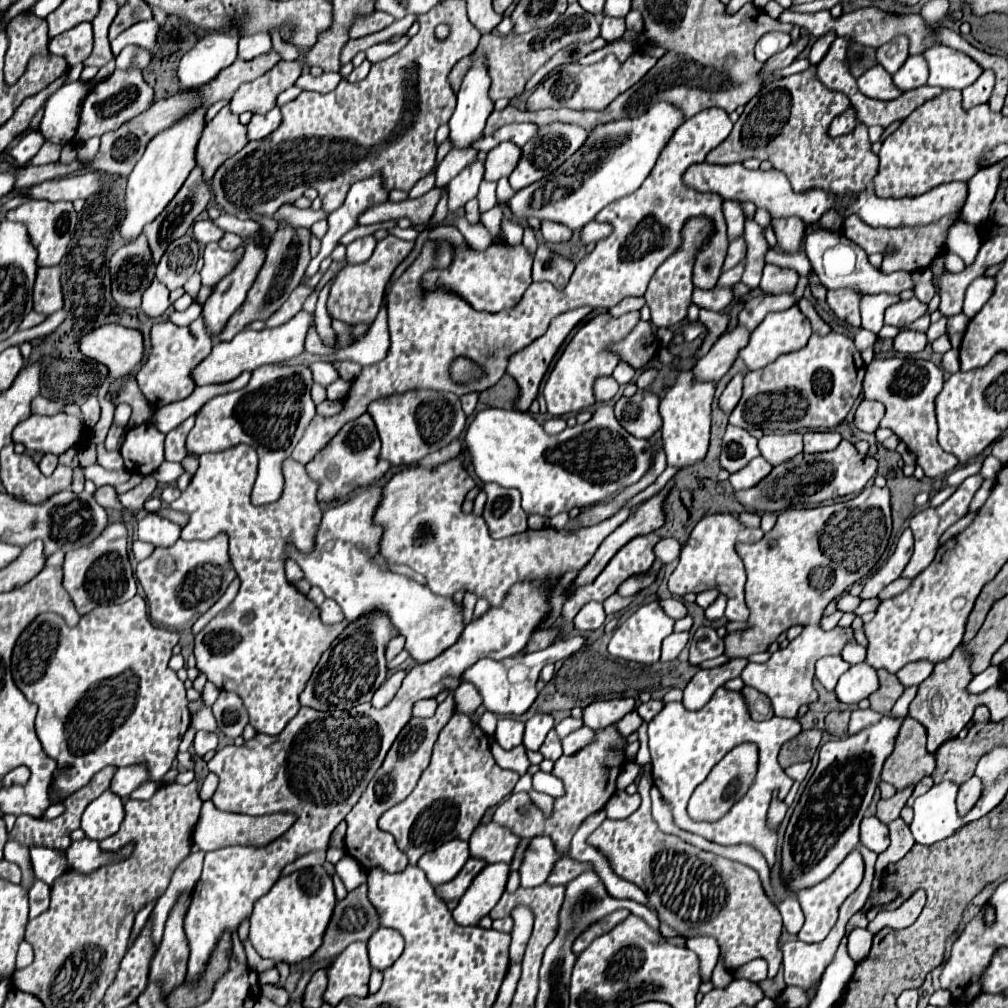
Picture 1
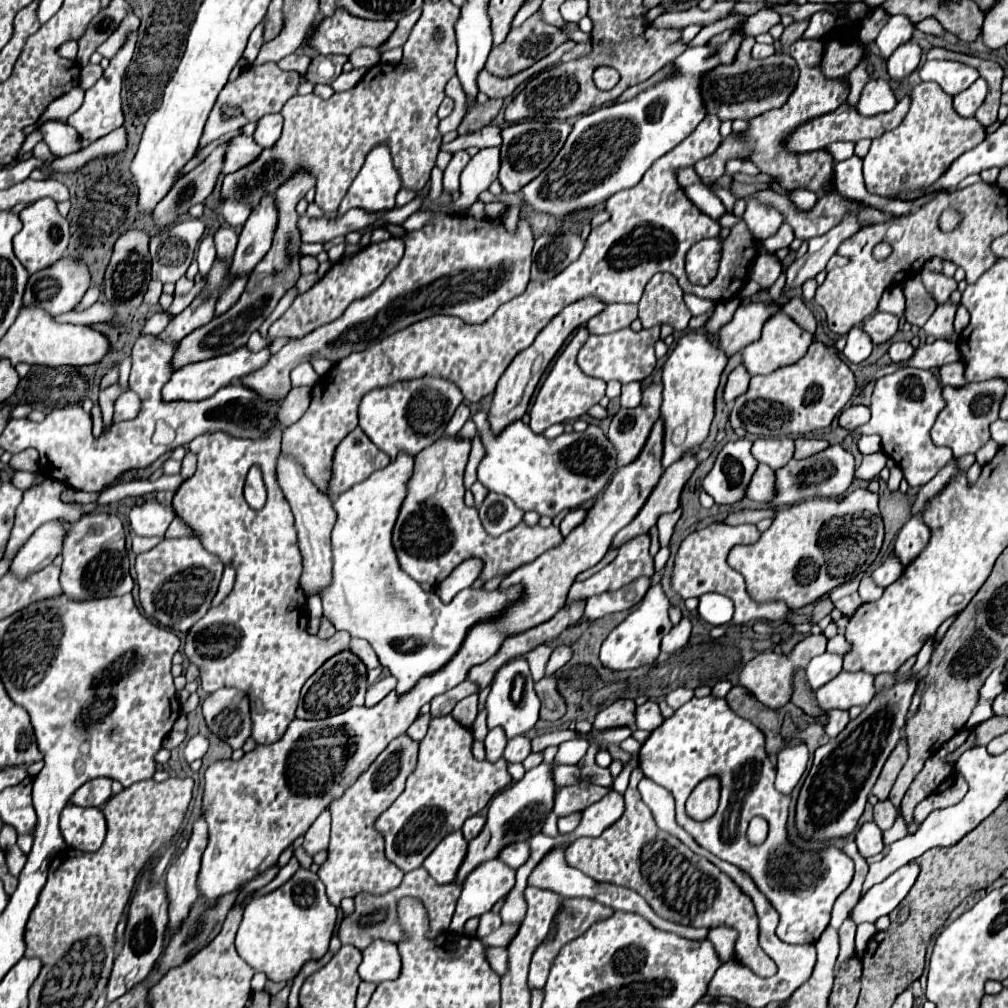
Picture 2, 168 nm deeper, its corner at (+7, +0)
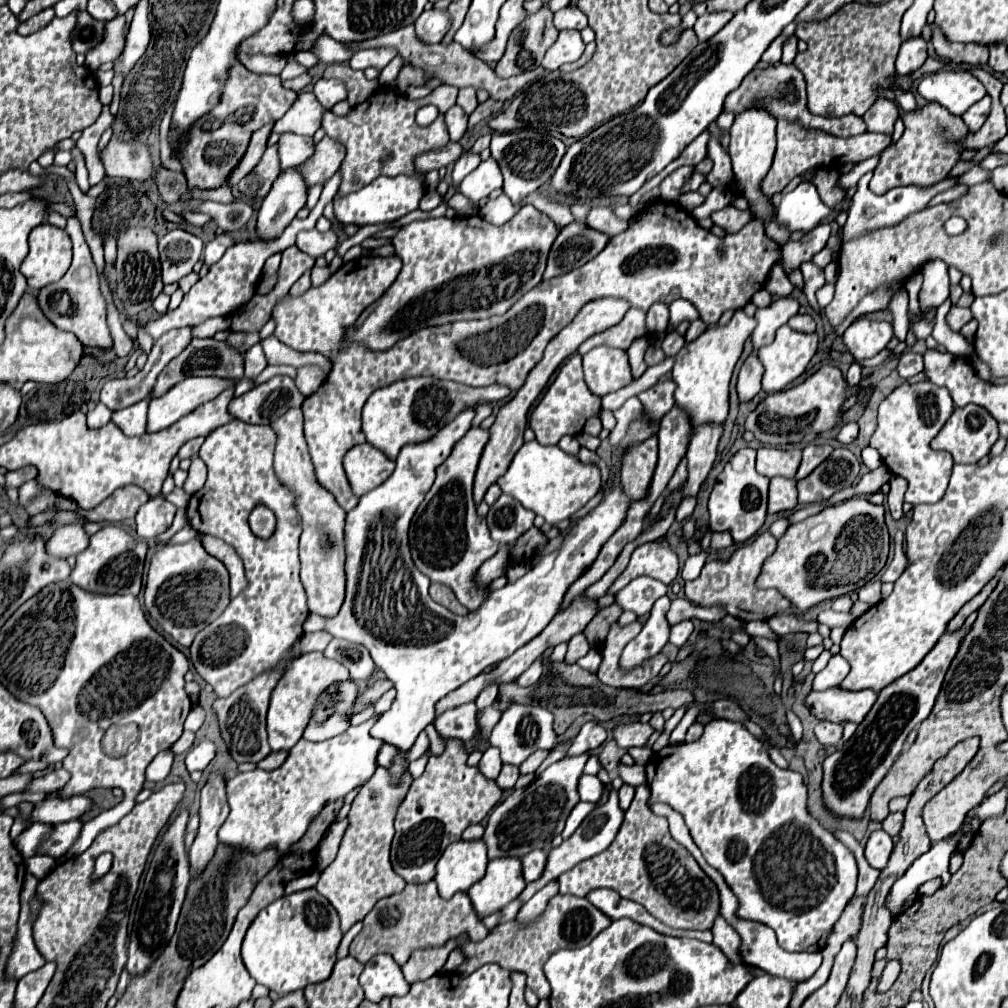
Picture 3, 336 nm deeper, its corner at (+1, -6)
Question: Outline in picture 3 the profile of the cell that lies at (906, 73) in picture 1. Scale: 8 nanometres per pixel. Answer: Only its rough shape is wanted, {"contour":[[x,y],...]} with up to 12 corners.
{"contour":[[923,38],[901,44],[895,70],[909,76],[927,60]]}

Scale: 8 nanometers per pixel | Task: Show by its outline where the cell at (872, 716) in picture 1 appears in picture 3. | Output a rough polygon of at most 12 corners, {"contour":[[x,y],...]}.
{"contour":[[819,722],[815,736],[823,746],[837,746],[843,724]]}

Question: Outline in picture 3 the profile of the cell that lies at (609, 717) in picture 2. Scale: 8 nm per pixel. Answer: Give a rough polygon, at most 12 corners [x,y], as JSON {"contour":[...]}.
{"contour":[[619,722],[613,738],[621,748],[643,746],[653,728]]}

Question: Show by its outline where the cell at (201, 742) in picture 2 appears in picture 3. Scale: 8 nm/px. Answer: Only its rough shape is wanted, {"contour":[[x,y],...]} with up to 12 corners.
{"contour":[[199,742],[185,758],[189,772],[205,770],[215,756],[215,744]]}

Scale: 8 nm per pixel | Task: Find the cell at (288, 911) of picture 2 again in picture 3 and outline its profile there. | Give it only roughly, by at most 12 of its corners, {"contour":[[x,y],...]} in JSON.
{"contour":[[315,888],[257,914],[241,956],[289,994],[329,978],[341,938]]}

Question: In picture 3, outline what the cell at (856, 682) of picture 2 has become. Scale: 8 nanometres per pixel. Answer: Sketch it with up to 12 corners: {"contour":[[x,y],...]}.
{"contour":[[841,686],[811,692],[807,706],[819,720],[861,722],[877,692]]}

